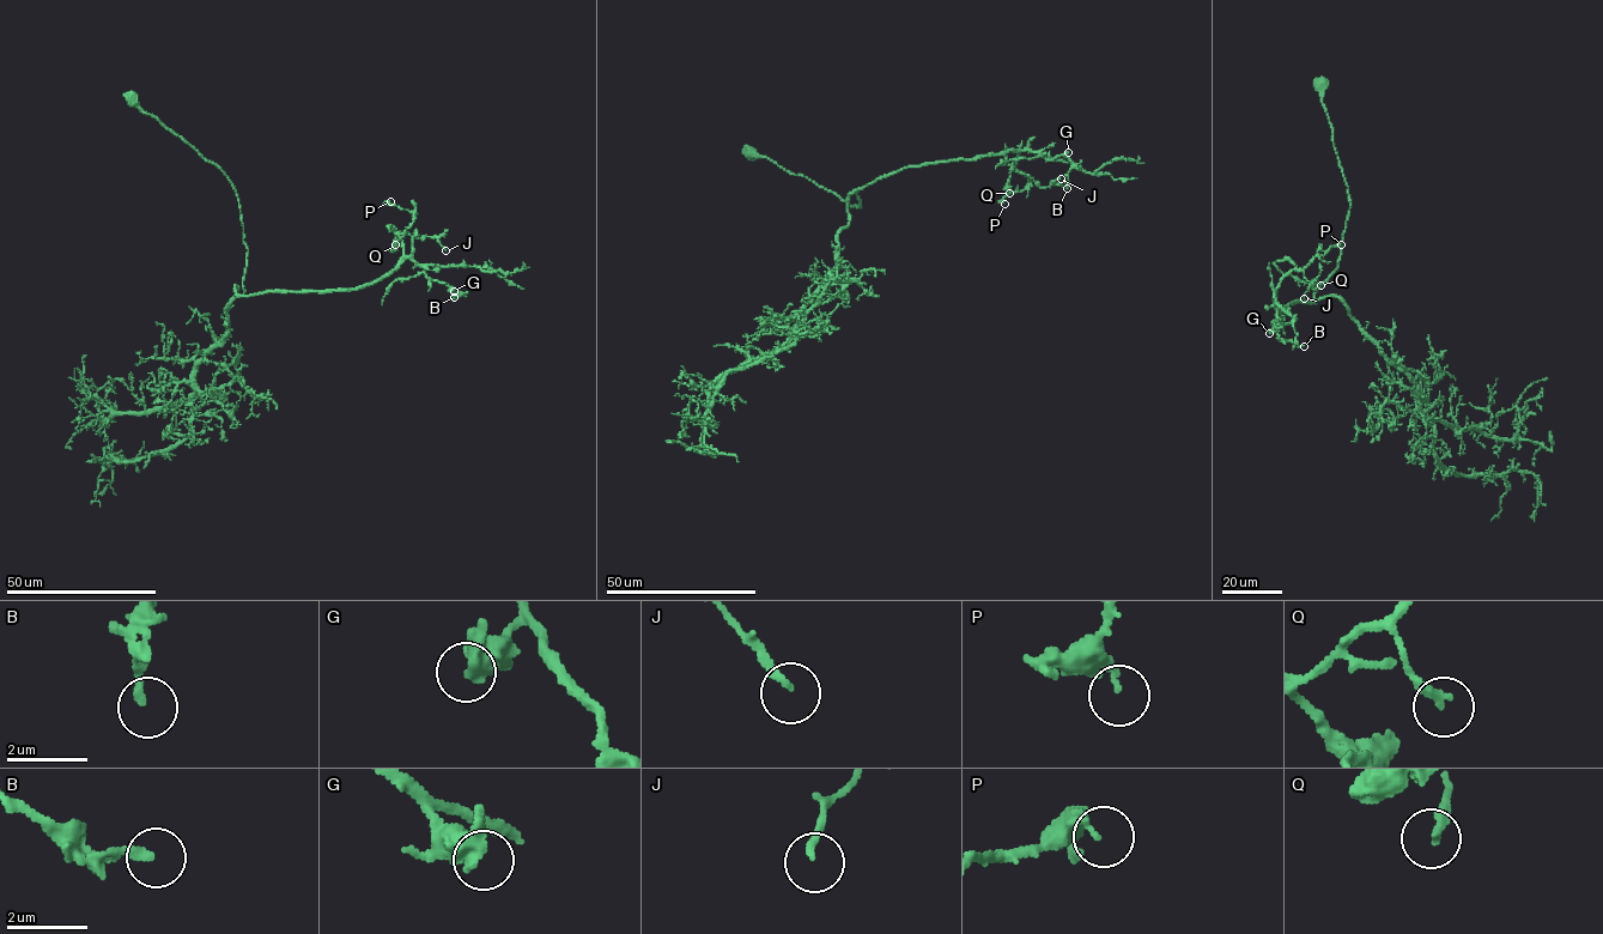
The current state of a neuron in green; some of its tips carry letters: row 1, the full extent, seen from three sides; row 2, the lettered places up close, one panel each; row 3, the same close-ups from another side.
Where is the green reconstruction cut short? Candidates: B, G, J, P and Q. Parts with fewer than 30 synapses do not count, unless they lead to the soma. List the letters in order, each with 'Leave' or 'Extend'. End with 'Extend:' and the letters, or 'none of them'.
B: Leave
G: Leave
J: Leave
P: Leave
Q: Leave
Extend: none of them

